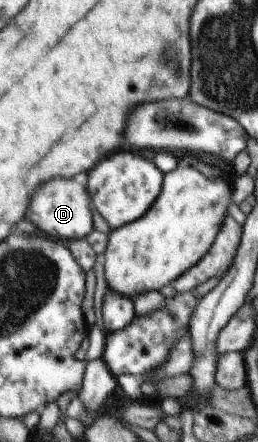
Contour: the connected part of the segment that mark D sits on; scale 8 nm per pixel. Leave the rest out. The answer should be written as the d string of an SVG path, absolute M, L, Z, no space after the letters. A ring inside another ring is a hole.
M53 178L53 180L41 184L41 188L31 198L27 218L37 228L41 228L41 232L45 232L47 236L51 236L55 240L72 242L85 239L90 232L93 232L93 210L91 210L91 205L94 205L92 197L87 194L87 190L79 182L67 180L67 178Z

